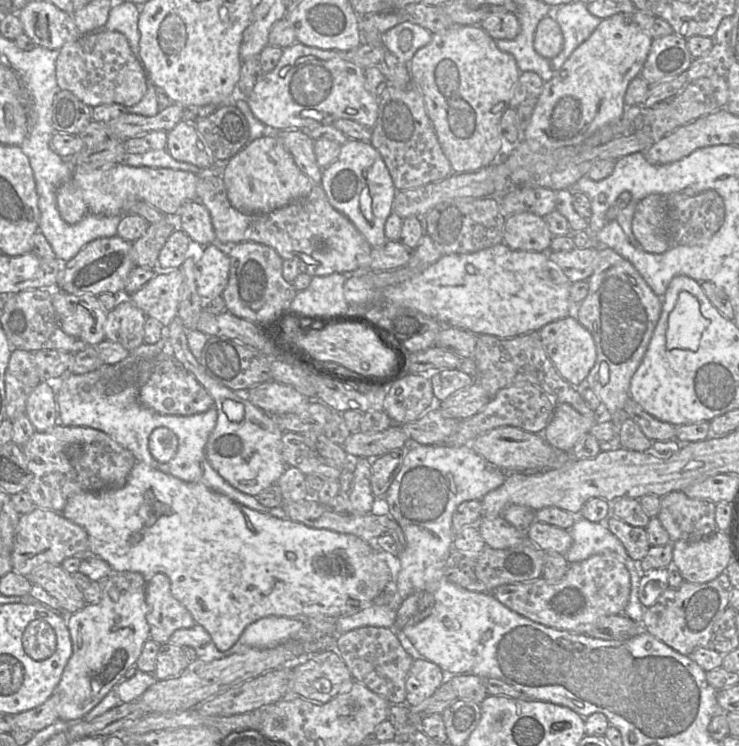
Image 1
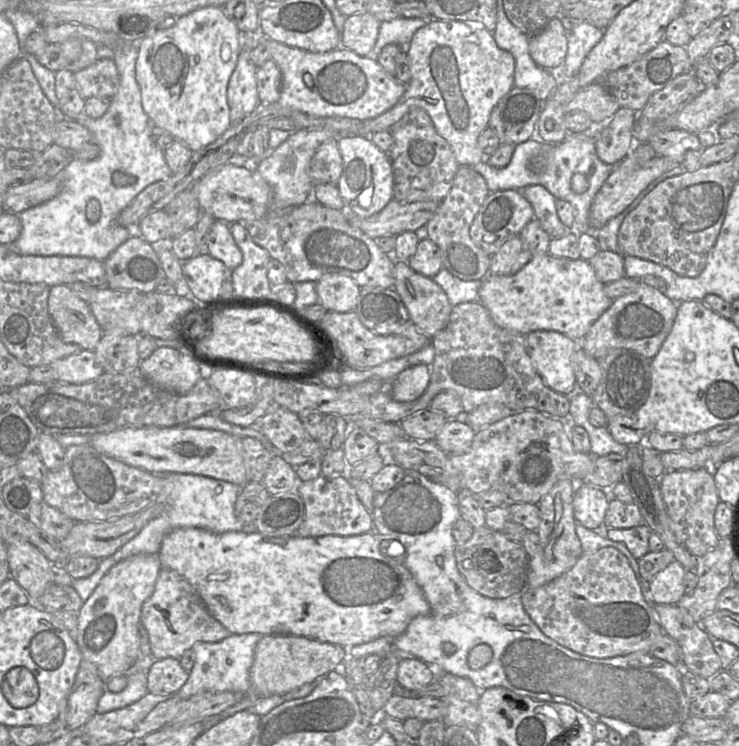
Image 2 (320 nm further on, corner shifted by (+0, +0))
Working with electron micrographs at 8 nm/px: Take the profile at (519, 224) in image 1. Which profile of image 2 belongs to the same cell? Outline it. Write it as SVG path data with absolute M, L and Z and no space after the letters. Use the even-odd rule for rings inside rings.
M519 235L507 240L491 256L489 274L511 276L522 269L532 258L532 254L522 242Z

